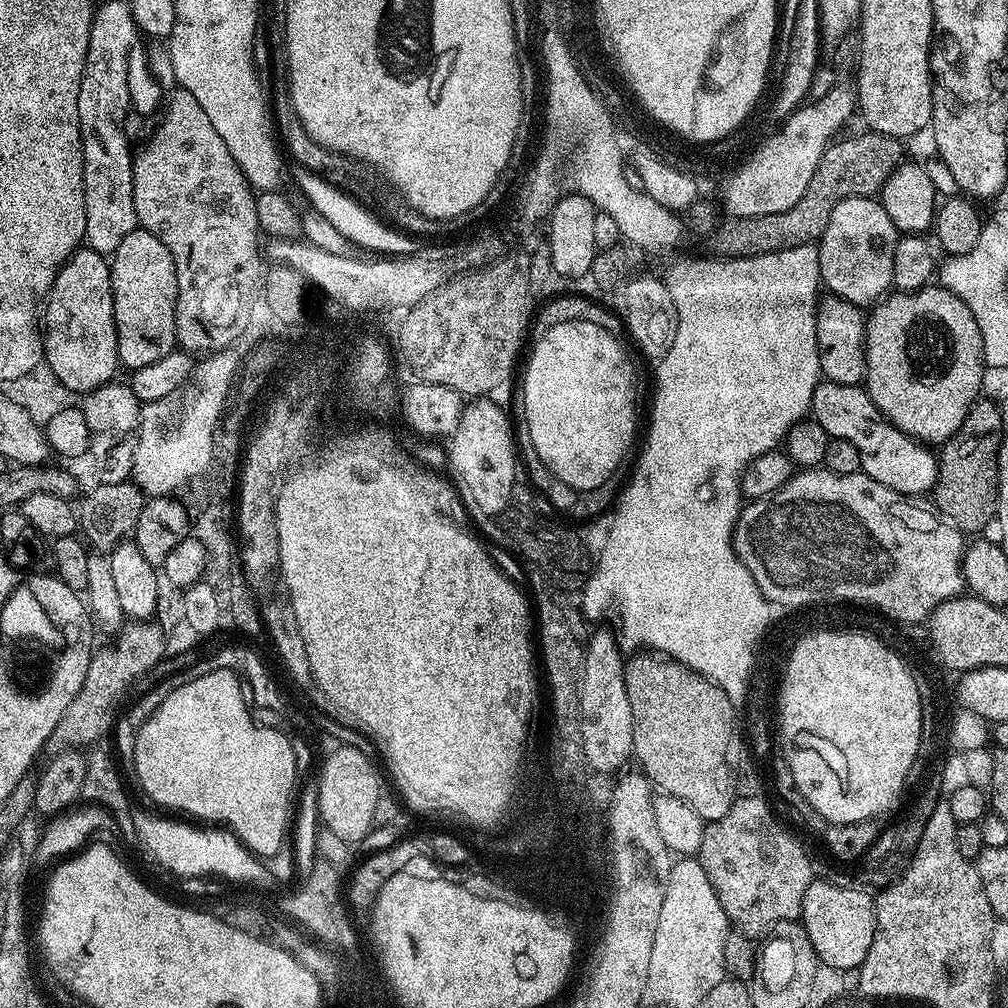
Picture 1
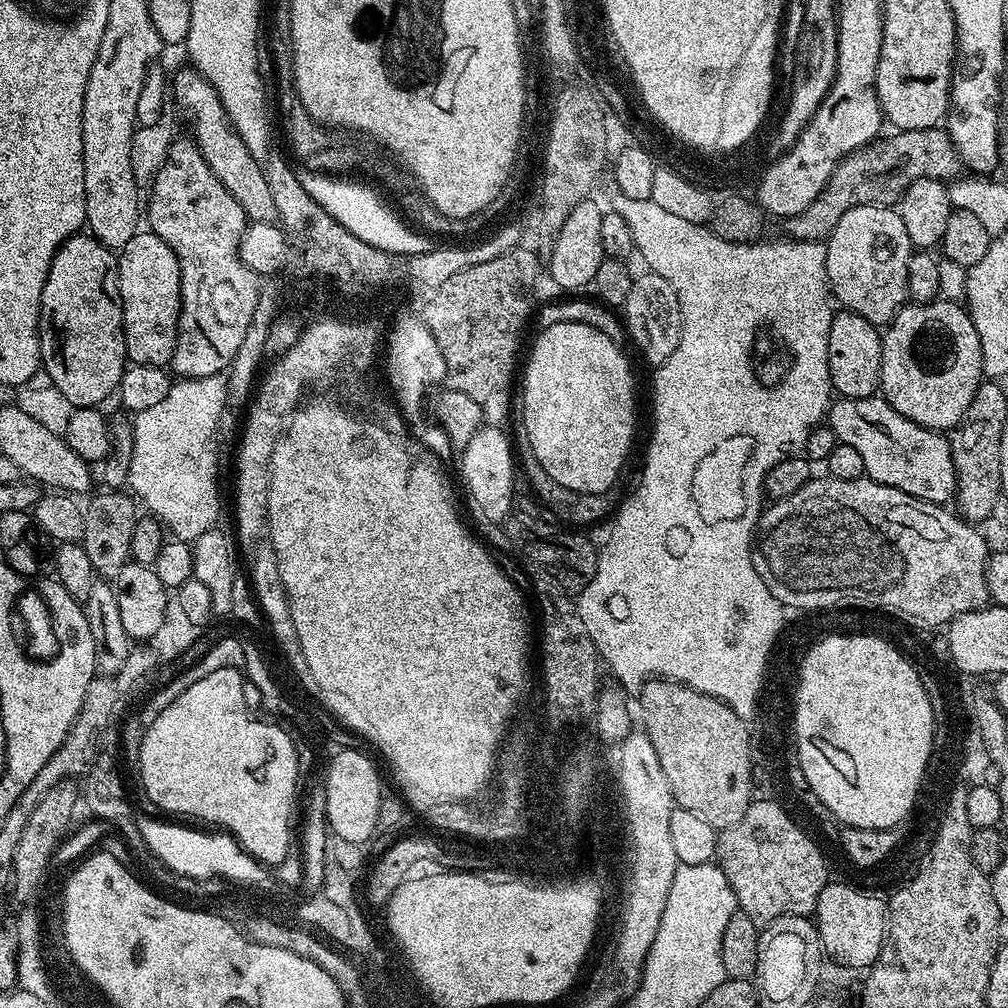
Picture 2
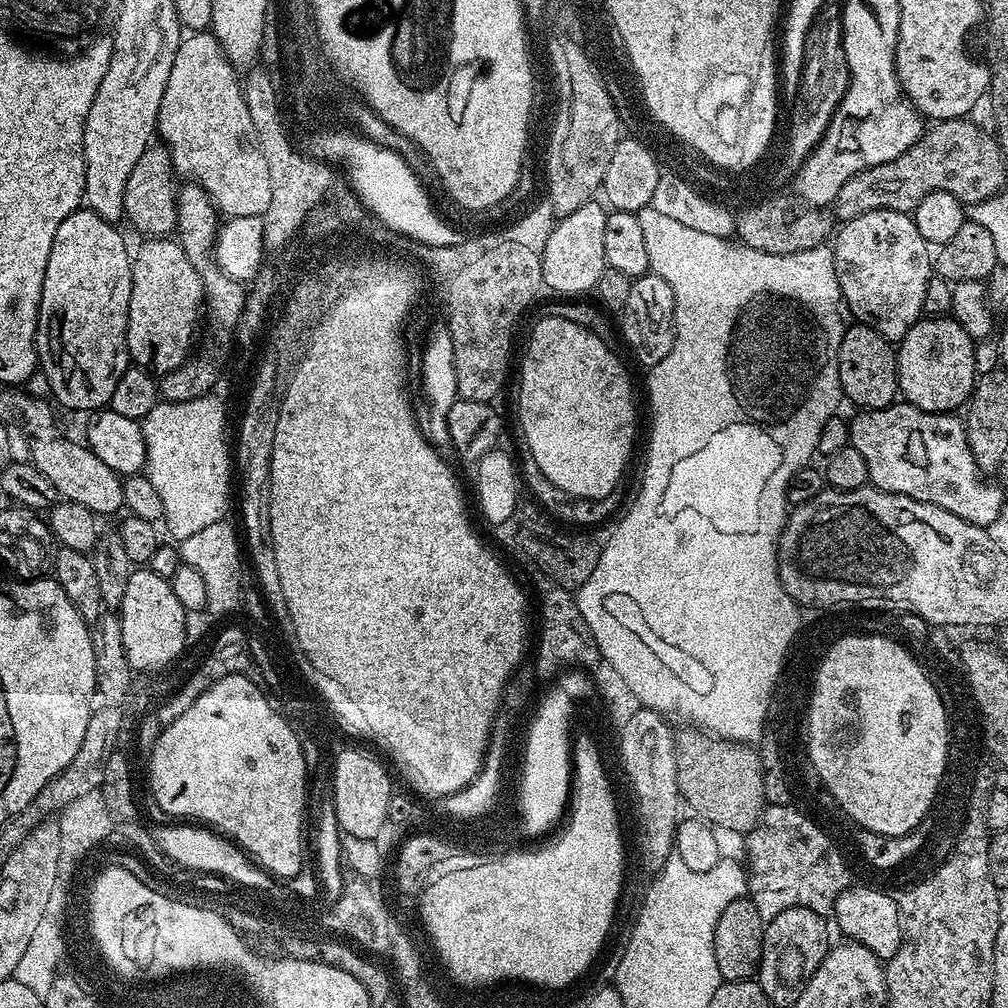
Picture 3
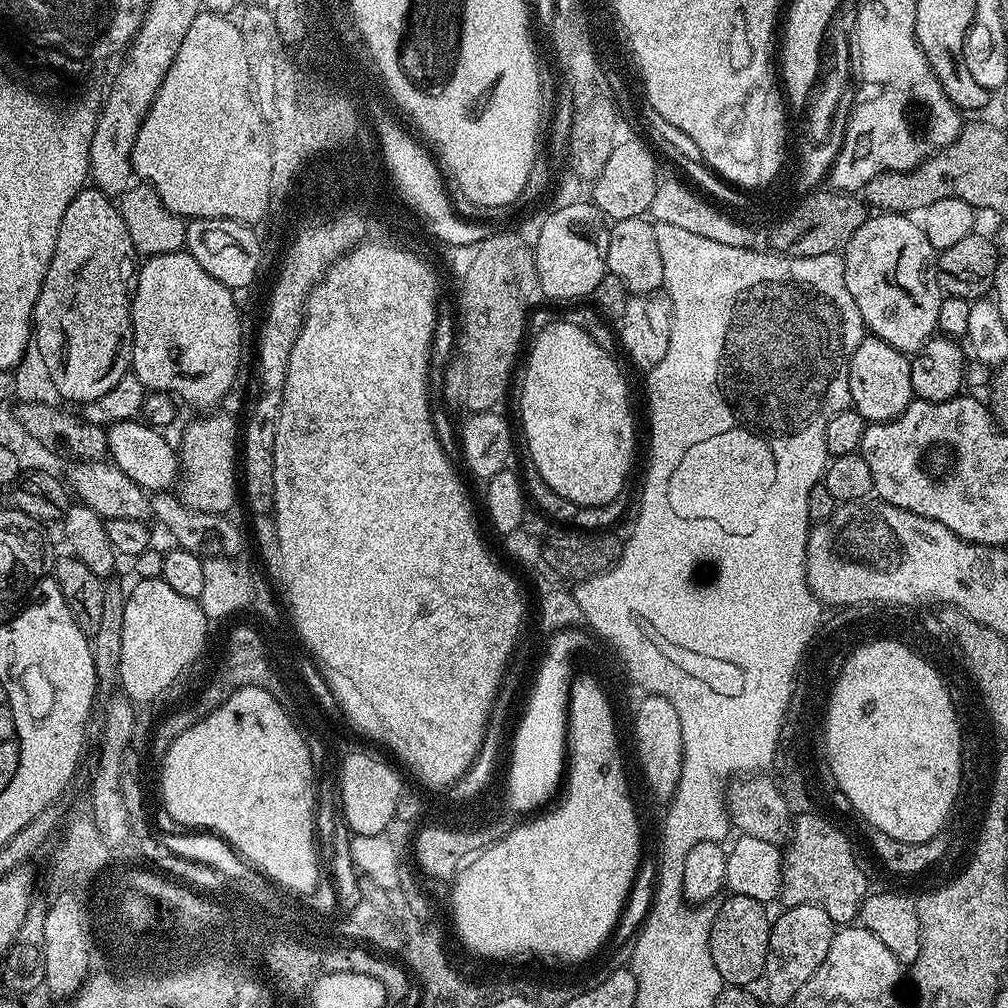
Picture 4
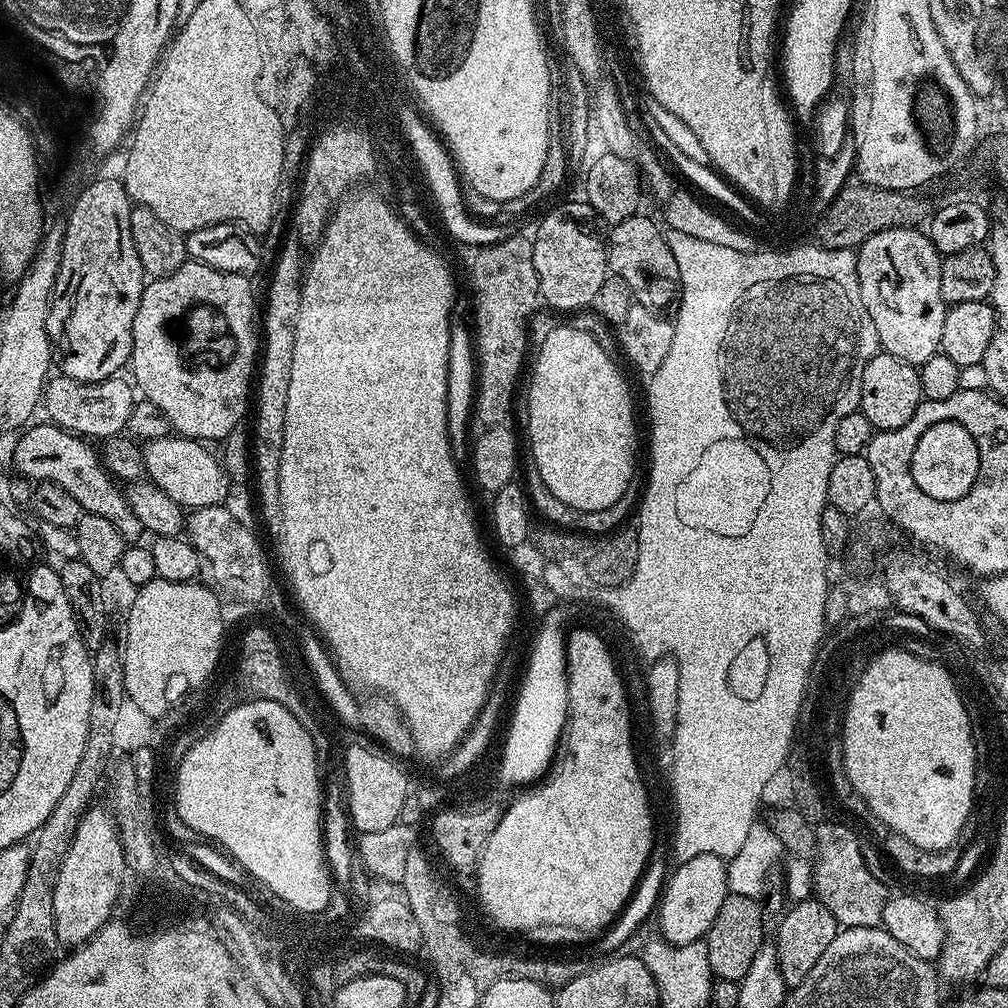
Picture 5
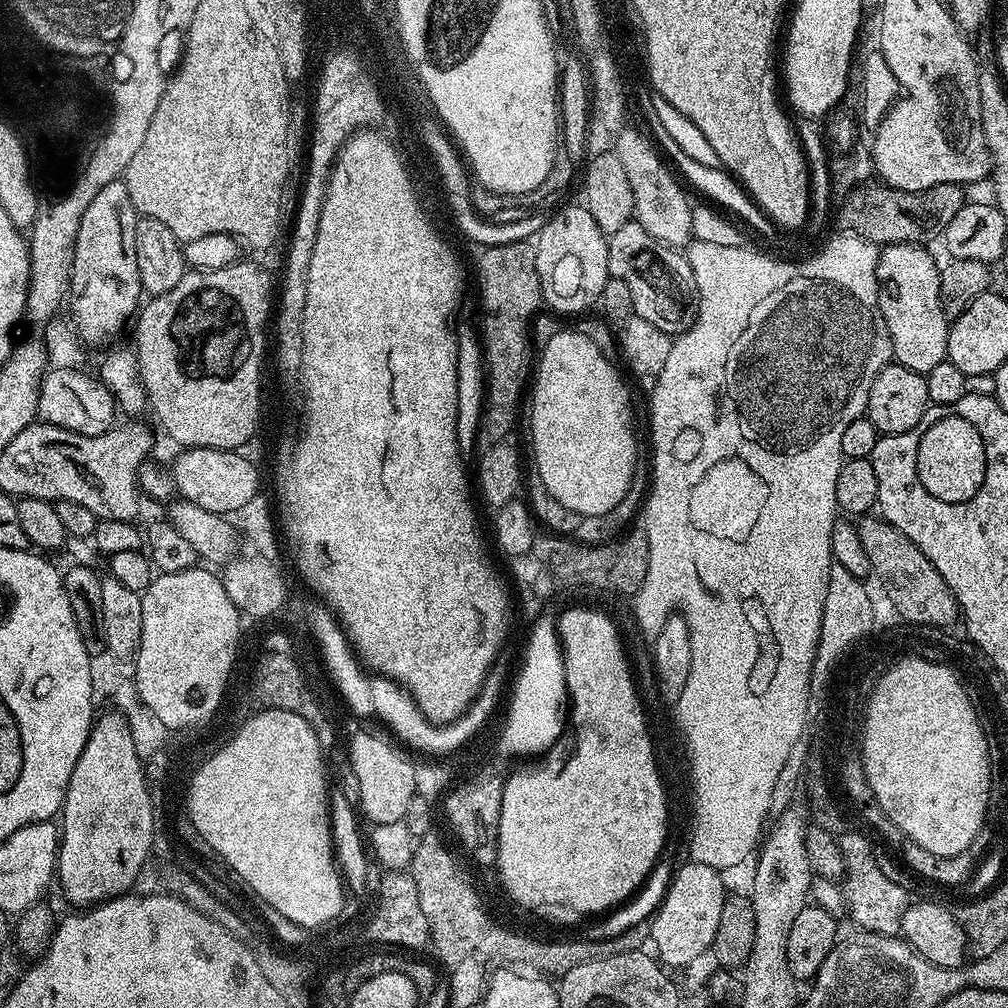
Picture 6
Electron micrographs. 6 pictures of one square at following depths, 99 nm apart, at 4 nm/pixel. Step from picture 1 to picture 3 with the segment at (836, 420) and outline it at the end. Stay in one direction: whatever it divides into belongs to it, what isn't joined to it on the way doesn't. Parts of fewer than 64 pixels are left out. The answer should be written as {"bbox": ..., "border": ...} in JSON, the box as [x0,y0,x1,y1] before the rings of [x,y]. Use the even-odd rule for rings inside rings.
{"bbox":[848,402,1004,526],"border":[[[897,402],[885,408],[869,408],[855,413],[848,426],[850,446],[866,458],[866,470],[871,487],[902,494],[906,498],[914,498],[918,502],[926,502],[938,506],[942,510],[950,510],[950,514],[958,514],[968,524],[992,526],[1004,508],[1004,492],[985,473],[981,472],[978,462],[974,462],[974,454],[968,445],[968,435],[964,429],[965,421],[951,412],[927,412],[918,410],[907,402]]]}

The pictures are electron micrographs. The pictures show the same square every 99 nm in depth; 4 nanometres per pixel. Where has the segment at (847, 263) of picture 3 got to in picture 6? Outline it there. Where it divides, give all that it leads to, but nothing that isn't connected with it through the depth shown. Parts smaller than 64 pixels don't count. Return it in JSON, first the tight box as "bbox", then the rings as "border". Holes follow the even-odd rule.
{"bbox":[876,244,950,374],"border":[[[890,244],[880,248],[880,261],[876,277],[880,280],[880,312],[884,315],[886,326],[890,330],[892,355],[895,363],[906,366],[915,372],[927,374],[938,366],[948,355],[948,325],[950,317],[942,310],[940,301],[940,269],[927,247],[919,244]]]}

